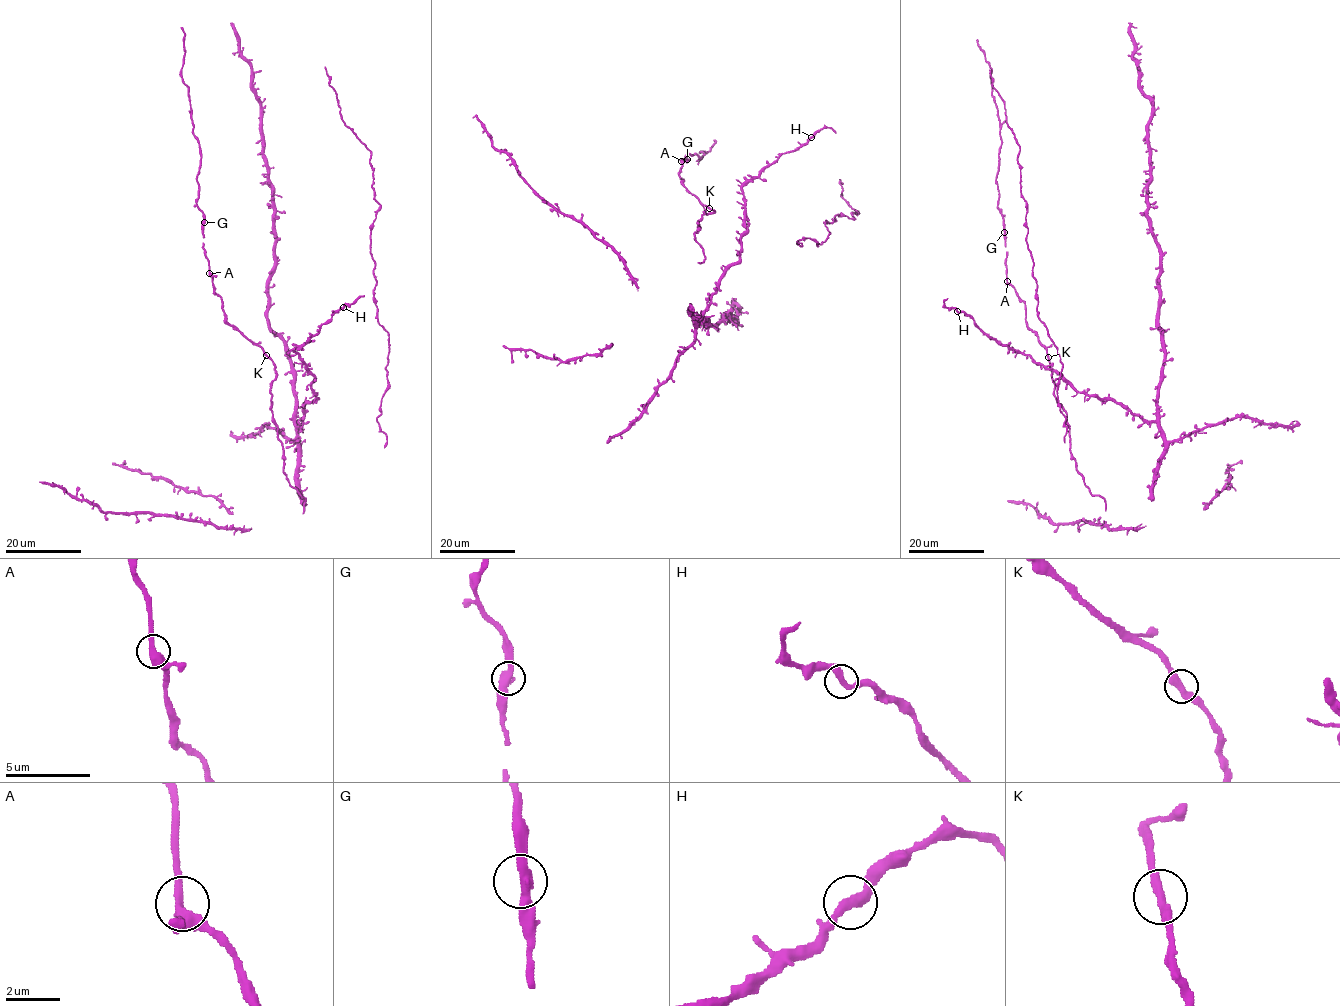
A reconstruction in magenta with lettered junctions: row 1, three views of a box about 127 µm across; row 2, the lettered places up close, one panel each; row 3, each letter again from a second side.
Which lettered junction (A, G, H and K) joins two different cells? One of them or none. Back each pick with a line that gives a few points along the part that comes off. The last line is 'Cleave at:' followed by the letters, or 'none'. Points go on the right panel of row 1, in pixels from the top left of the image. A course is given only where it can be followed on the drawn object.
Cleave at: none

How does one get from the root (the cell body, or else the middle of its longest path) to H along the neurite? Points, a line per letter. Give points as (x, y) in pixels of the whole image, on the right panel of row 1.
H: (1099, 399), (1077, 392), (1060, 374), (991, 338), (967, 315), (957, 311)

